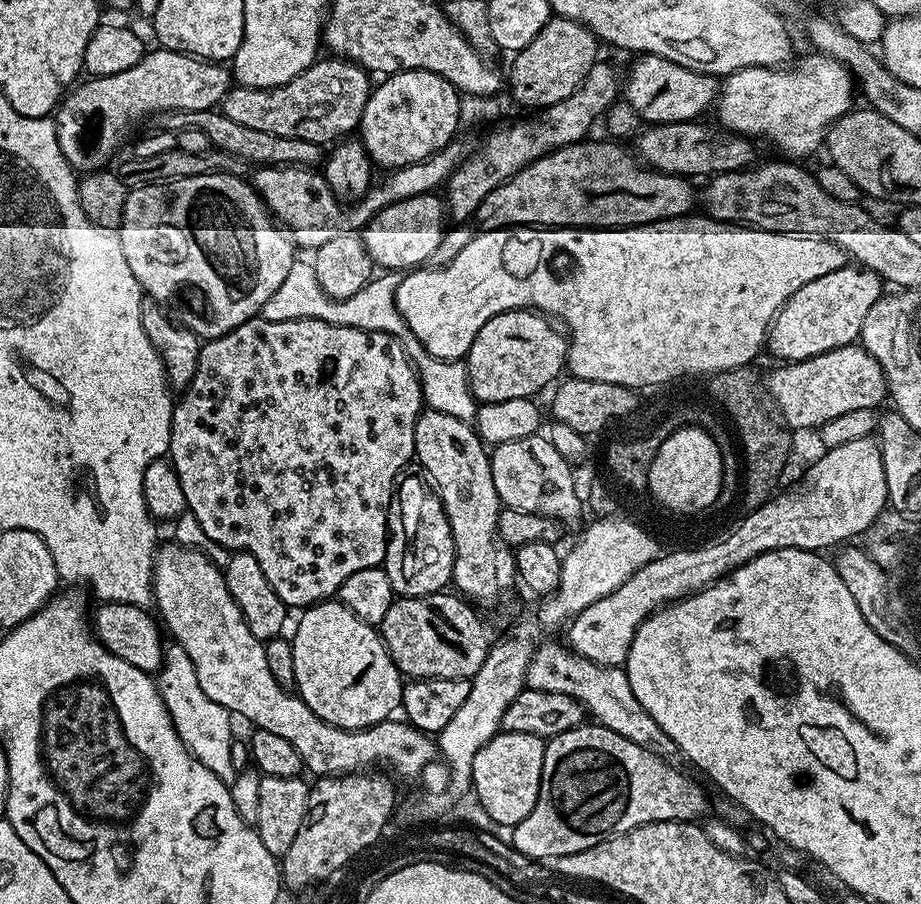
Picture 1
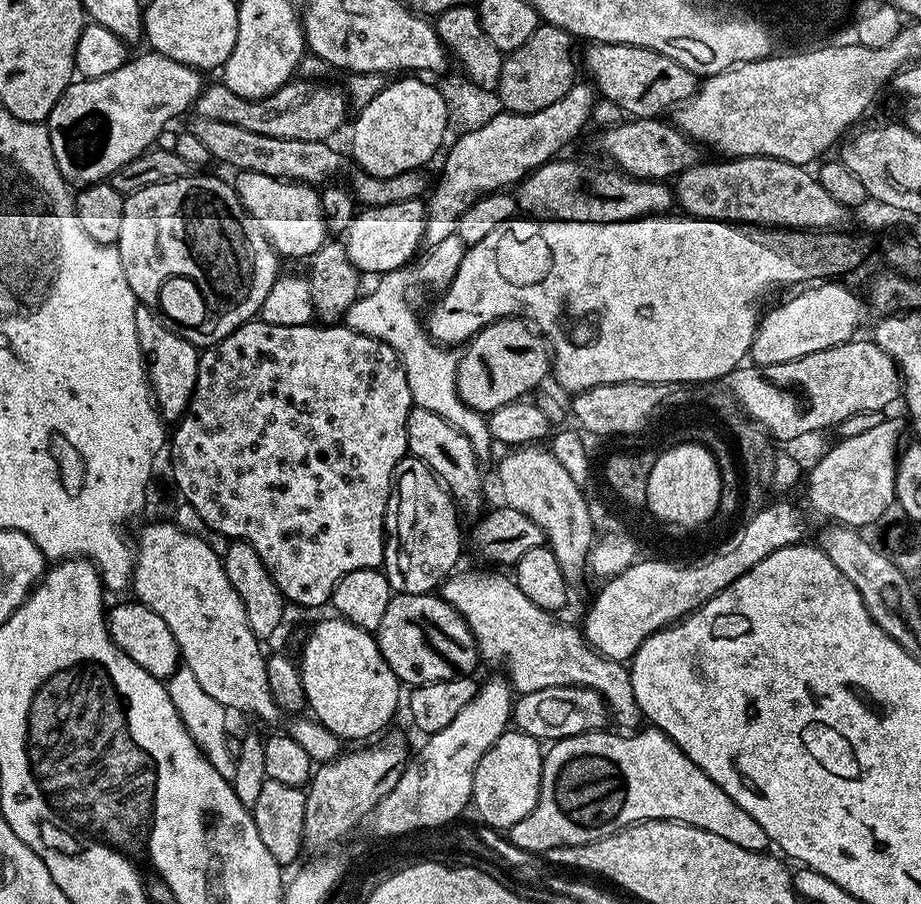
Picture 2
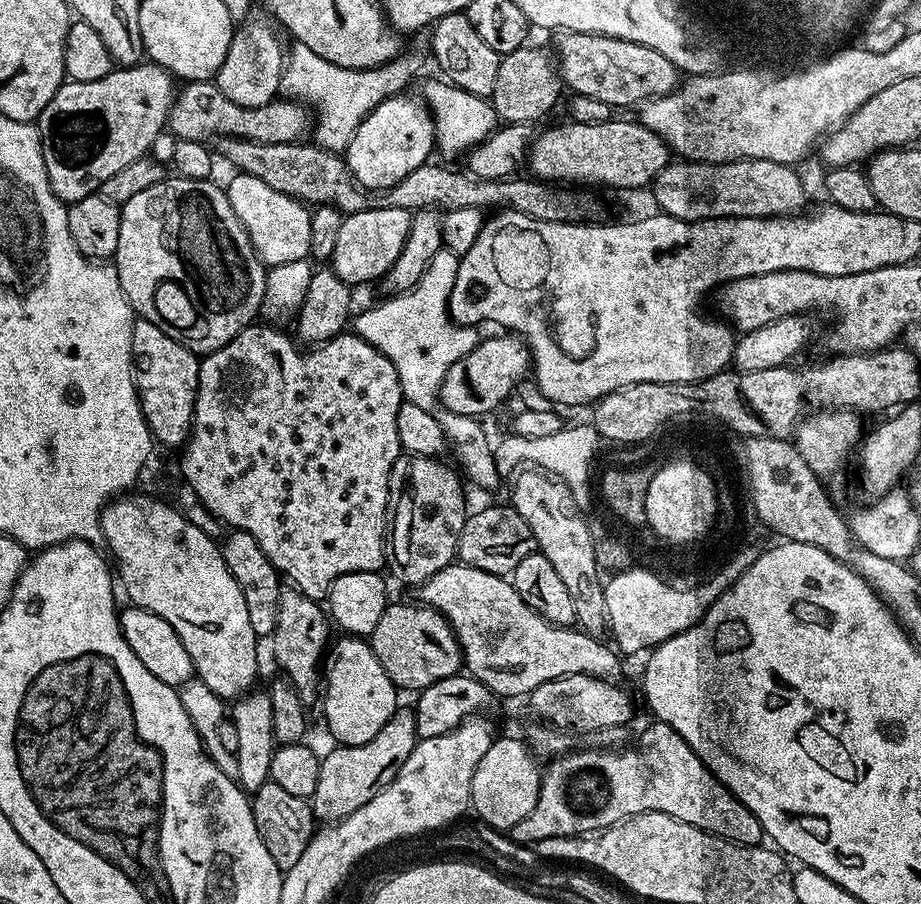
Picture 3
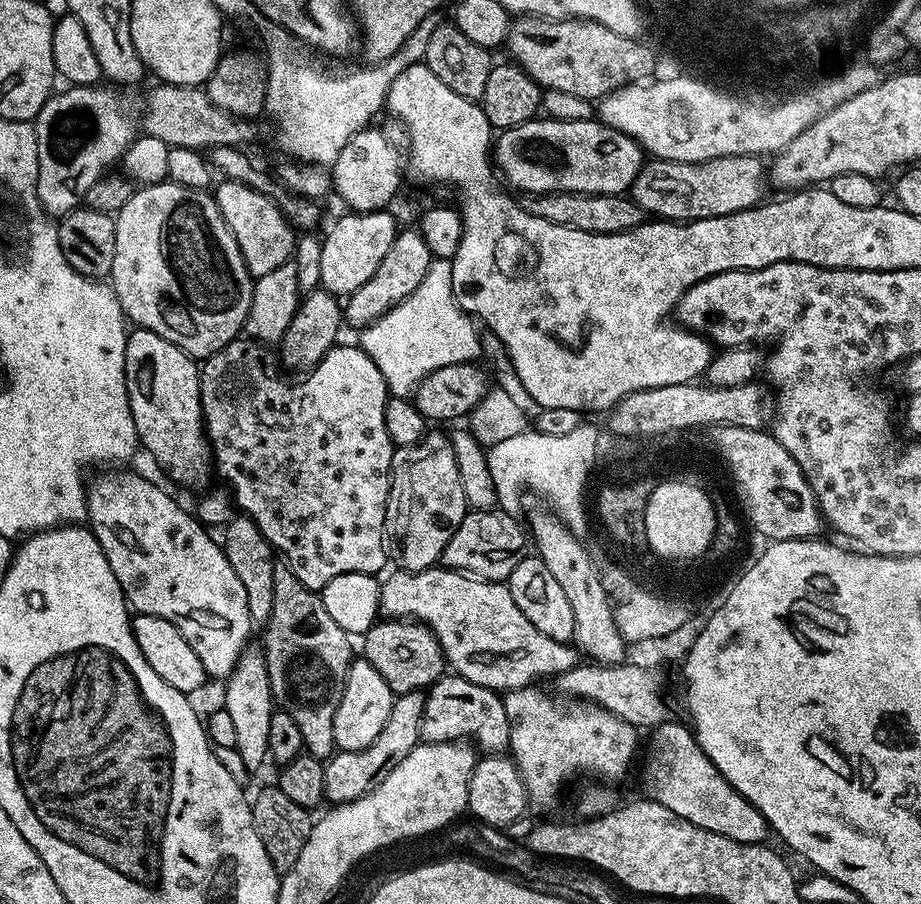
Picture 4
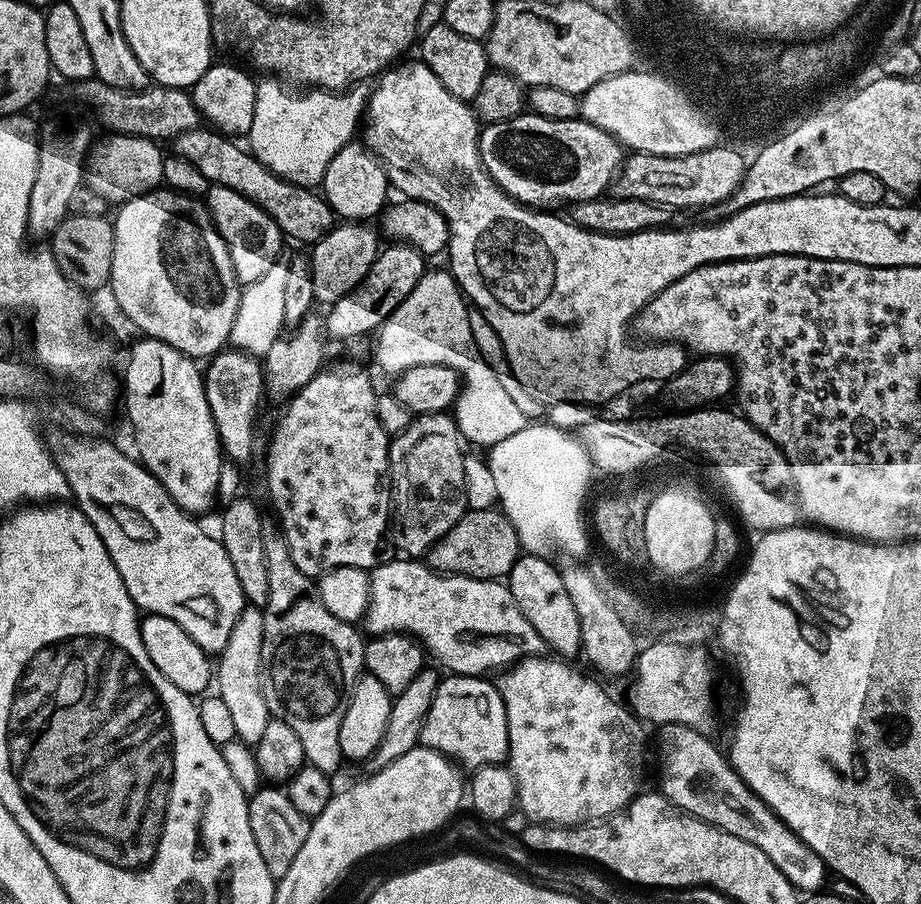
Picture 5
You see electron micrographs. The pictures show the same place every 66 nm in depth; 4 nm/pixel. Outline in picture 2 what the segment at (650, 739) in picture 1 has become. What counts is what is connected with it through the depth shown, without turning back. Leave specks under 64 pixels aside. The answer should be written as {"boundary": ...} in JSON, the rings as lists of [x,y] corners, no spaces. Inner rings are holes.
{"boundary":[[[457,571],[448,577],[442,585],[442,595],[445,602],[454,606],[458,614],[470,626],[470,630],[476,639],[476,651],[481,661],[489,660],[492,664],[505,664],[508,667],[507,675],[510,683],[517,693],[533,692],[534,690],[546,690],[546,686],[578,686],[589,688],[608,703],[608,711],[621,724],[624,730],[632,730],[641,723],[642,713],[638,702],[634,698],[634,686],[632,674],[627,663],[606,658],[600,652],[596,652],[588,645],[583,631],[572,624],[563,624],[551,612],[543,612],[522,590],[516,585],[515,579],[499,576],[499,571],[490,572],[463,572]]]}

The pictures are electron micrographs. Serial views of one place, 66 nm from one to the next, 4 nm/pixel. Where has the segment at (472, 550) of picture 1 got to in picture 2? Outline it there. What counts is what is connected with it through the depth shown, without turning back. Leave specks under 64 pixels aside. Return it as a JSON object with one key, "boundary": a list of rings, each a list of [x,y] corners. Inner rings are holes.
{"boundary":[[[413,406],[406,418],[406,438],[409,453],[419,458],[426,466],[430,466],[432,473],[452,493],[457,505],[464,507],[465,504],[468,508],[479,506],[480,487],[484,484],[483,478],[480,477],[482,461],[476,457],[474,446],[470,446],[470,438],[466,438],[466,434],[454,430],[454,426],[446,422],[446,418],[441,418],[431,410]]]}

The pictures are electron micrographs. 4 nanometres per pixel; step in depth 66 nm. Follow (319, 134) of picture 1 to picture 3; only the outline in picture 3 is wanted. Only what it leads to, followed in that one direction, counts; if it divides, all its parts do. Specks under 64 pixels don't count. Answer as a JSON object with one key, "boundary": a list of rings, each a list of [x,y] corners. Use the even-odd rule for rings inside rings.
{"boundary":[[[194,80],[175,93],[172,110],[168,114],[167,131],[177,140],[211,141],[213,138],[233,136],[250,142],[297,142],[310,128],[310,112],[303,103],[291,98],[277,98],[266,106],[238,106],[212,80]]]}

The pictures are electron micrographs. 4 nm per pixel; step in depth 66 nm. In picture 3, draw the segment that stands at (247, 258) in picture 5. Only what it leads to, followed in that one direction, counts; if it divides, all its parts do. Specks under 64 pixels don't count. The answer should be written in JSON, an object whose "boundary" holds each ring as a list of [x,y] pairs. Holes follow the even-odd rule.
{"boundary":[[[236,172],[233,177],[226,184],[226,204],[248,231],[248,237],[260,261],[266,266],[282,266],[282,262],[308,260],[312,218],[309,205],[266,186],[262,178],[254,178],[245,172]]]}

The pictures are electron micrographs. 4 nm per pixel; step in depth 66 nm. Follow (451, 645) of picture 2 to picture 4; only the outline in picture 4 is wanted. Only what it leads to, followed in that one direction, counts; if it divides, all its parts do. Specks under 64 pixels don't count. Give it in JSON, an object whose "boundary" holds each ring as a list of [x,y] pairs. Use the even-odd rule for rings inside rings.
{"boundary":[[[384,618],[364,633],[362,643],[363,659],[368,660],[378,674],[382,674],[382,682],[386,682],[396,696],[427,689],[445,675],[444,649],[427,624],[411,618]]]}

